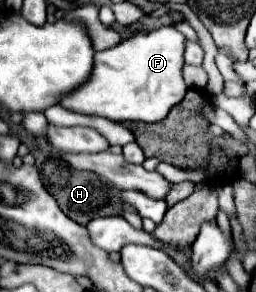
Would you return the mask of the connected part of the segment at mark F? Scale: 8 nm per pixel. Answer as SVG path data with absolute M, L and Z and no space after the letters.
M160 27L150 33L136 33L106 51L98 51L90 79L64 97L60 105L110 121L162 121L186 95L182 77L184 45L186 37L176 27Z

